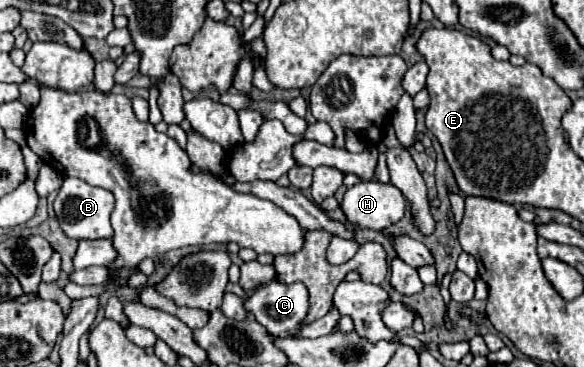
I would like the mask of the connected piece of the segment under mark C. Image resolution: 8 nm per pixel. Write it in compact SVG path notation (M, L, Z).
M271 281L245 297L243 305L269 333L287 337L303 325L307 313L307 289L303 283L285 285Z

